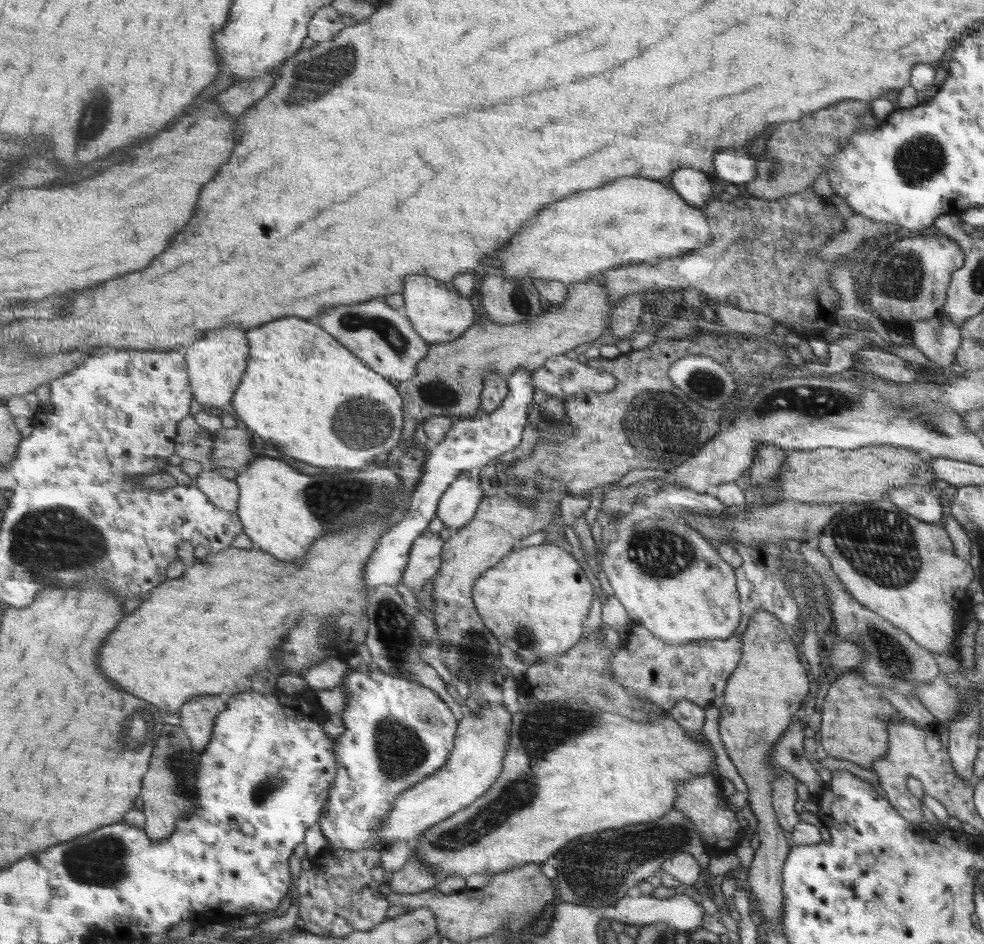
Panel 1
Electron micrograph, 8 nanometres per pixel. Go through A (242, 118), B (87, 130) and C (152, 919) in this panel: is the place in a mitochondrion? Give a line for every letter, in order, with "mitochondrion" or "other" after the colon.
A: other
B: mitochondrion
C: other

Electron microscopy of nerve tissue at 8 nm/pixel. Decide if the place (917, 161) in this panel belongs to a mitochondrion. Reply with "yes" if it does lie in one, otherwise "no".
yes

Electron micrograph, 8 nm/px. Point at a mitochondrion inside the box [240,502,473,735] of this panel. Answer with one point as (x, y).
(393, 634)

